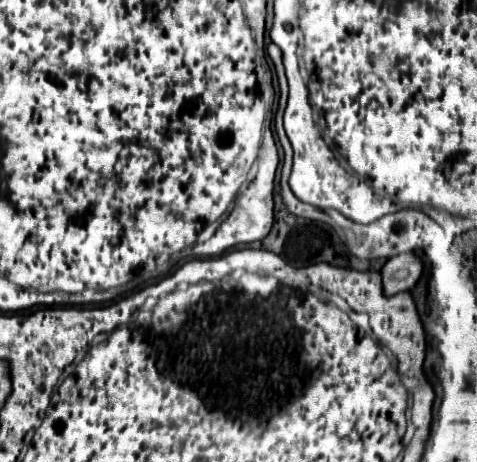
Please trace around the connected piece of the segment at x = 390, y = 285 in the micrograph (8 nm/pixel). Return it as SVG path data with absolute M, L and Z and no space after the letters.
M404 253L404 255L396 255L392 259L386 261L386 265L382 267L382 281L384 281L384 293L396 295L402 291L408 291L416 285L416 281L422 275L422 261L420 257L416 257L414 253Z

